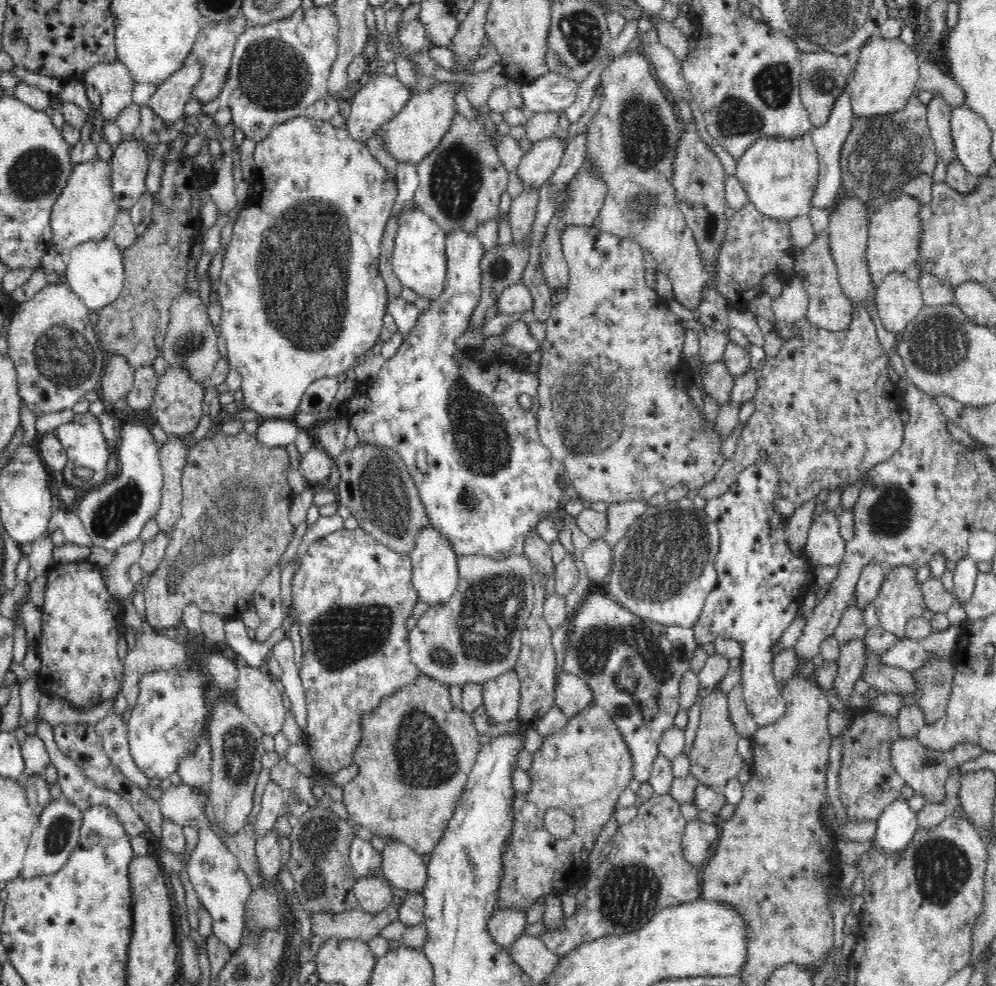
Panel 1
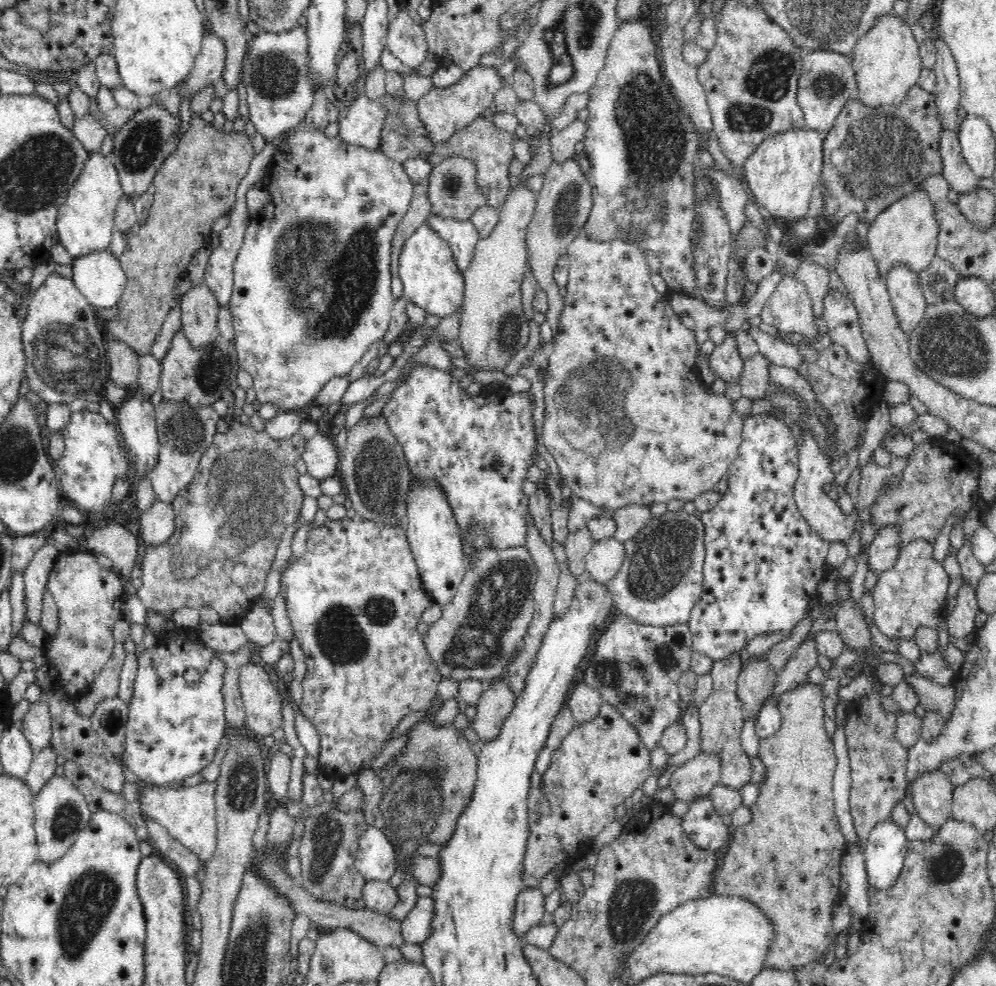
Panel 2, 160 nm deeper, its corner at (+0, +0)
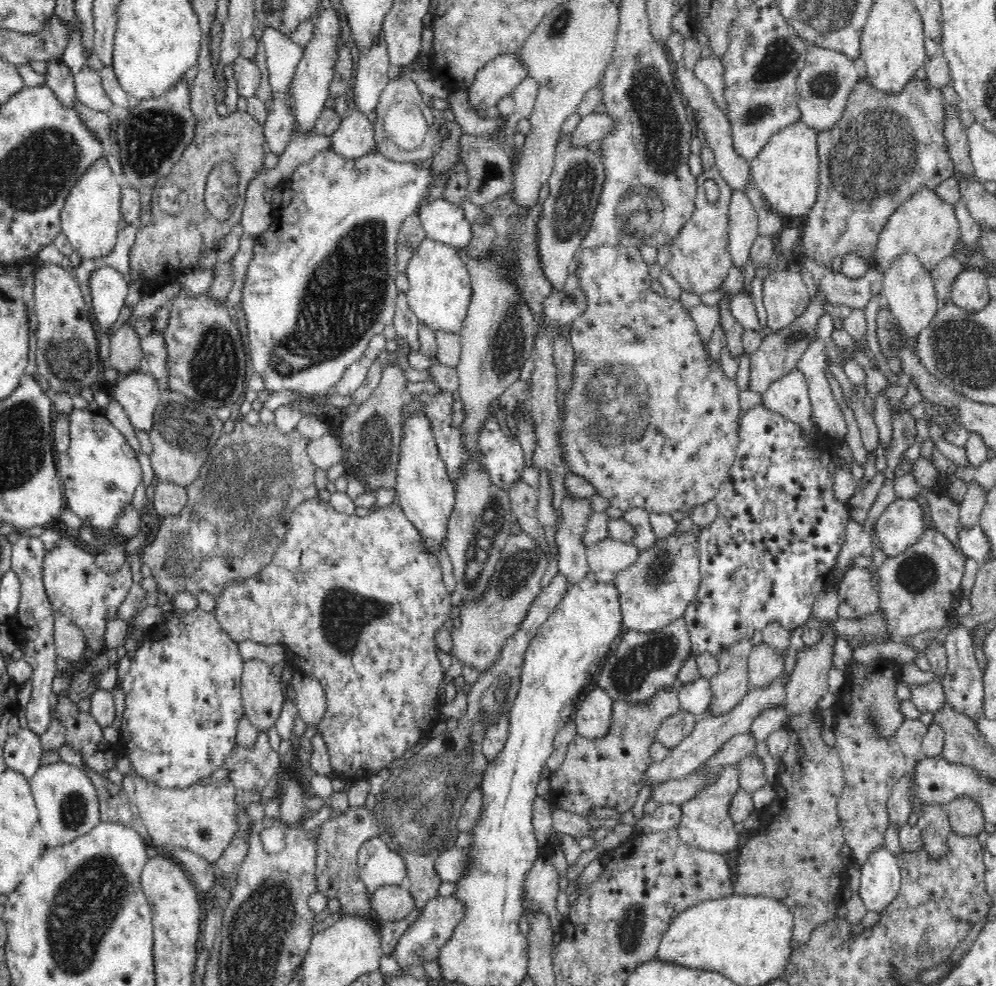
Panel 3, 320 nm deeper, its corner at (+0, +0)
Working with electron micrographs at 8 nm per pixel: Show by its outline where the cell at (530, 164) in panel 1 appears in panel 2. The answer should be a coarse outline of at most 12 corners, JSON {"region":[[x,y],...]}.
{"region":[[576,119],[549,138],[552,162],[576,154],[585,134],[585,122]]}

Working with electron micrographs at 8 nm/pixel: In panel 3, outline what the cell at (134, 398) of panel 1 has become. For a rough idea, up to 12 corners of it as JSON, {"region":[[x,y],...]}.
{"region":[[152,330],[140,341],[138,370],[159,380],[167,374],[163,333]]}

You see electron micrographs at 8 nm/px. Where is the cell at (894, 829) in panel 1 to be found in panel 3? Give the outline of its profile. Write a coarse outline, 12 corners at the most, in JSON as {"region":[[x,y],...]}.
{"region":[[878,846],[860,868],[860,898],[879,913],[900,893],[896,854]]}

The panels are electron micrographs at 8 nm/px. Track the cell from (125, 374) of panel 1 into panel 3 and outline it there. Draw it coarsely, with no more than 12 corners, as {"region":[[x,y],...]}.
{"region":[[125,322],[110,336],[107,366],[125,376],[138,370],[140,337]]}

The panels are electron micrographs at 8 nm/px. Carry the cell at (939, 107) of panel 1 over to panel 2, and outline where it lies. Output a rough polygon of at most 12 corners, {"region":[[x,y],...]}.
{"region":[[940,130],[942,174],[956,192],[972,192],[979,178],[959,139]]}

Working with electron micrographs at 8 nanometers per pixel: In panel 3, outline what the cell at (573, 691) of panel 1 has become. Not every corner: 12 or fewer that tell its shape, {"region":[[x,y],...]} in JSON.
{"region":[[591,687],[571,719],[577,734],[608,731],[612,697]]}

